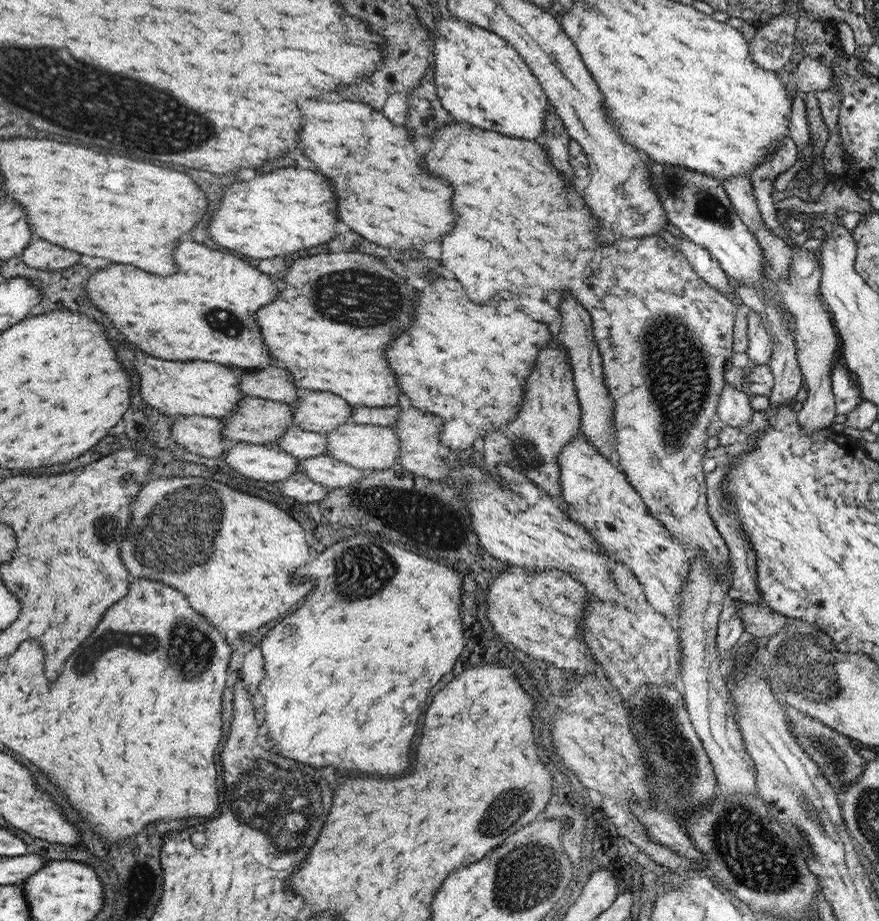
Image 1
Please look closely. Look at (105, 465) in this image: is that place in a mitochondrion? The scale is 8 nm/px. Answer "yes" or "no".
no

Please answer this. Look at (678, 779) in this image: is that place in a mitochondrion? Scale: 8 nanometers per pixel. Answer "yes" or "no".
yes

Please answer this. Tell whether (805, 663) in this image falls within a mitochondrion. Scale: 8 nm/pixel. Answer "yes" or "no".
yes

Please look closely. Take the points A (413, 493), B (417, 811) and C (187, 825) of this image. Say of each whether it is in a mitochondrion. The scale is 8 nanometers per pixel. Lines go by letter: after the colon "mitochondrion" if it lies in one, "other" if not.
A: mitochondrion
B: other
C: other

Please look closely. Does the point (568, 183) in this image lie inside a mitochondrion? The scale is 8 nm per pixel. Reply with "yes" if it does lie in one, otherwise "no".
no

